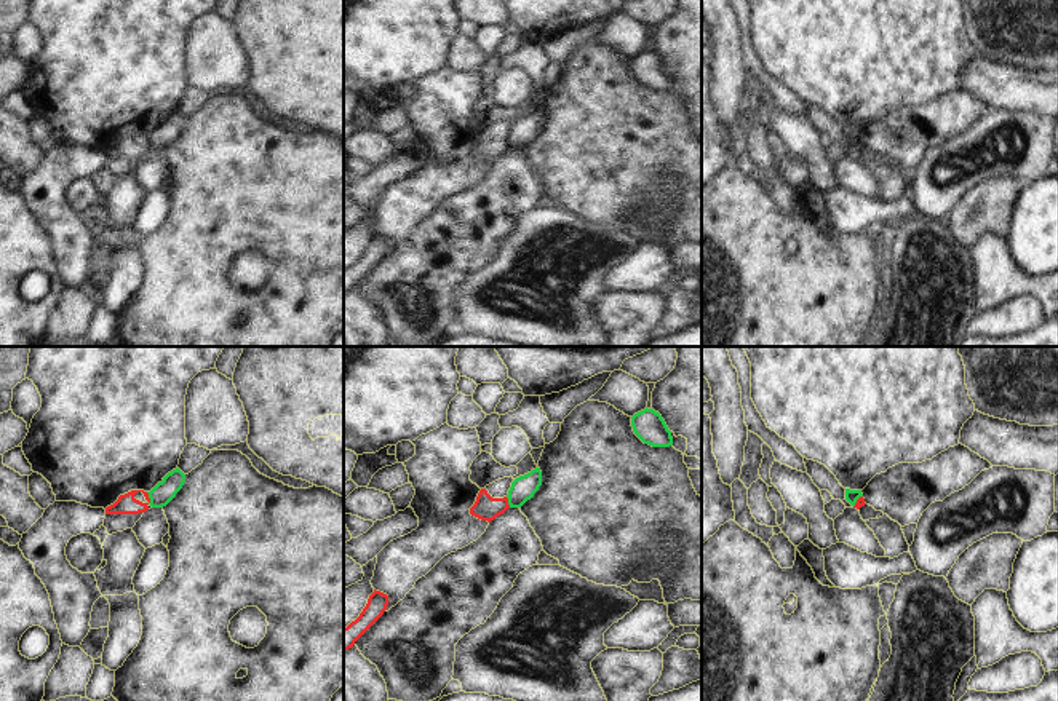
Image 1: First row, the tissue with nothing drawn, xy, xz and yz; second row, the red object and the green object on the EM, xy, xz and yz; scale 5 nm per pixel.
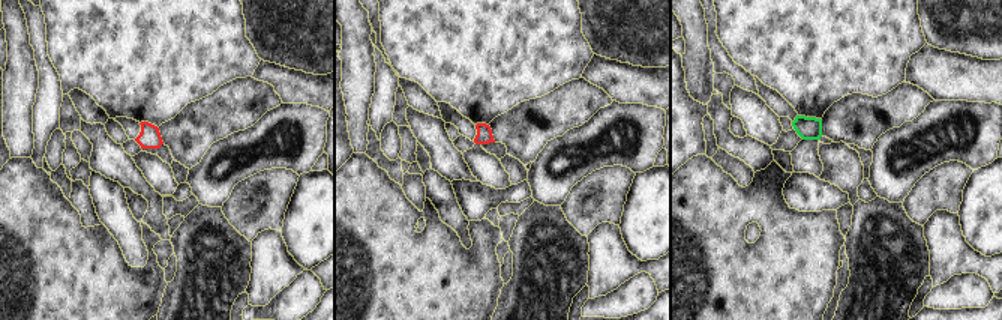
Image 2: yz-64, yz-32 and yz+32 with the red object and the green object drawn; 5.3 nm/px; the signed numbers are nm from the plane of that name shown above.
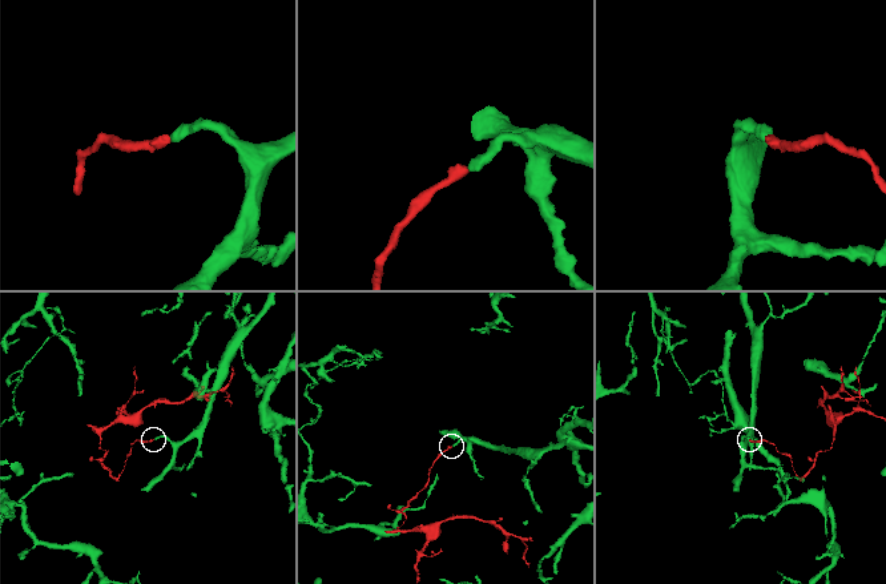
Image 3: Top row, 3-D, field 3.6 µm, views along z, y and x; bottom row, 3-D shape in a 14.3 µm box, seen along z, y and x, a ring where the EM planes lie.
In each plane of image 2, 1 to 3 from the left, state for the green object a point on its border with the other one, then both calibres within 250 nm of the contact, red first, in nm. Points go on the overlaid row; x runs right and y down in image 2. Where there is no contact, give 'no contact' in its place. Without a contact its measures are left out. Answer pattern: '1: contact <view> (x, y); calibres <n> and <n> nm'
1: no contact
2: no contact
3: no contact

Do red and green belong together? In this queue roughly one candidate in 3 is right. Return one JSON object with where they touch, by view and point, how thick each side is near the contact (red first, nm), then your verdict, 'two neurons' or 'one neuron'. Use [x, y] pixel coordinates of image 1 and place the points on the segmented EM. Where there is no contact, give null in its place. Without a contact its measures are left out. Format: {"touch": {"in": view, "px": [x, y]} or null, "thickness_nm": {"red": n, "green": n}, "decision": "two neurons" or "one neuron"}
{"touch": {"in": "xy", "px": [147, 497]}, "thickness_nm": {"red": 100, "green": 110}, "decision": "two neurons"}

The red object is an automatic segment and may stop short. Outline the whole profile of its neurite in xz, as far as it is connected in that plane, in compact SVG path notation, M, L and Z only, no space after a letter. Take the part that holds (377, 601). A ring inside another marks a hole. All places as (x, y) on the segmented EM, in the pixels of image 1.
M374 589L360 616L344 628L344 651L352 648L355 642L384 615L387 605L388 596Z

